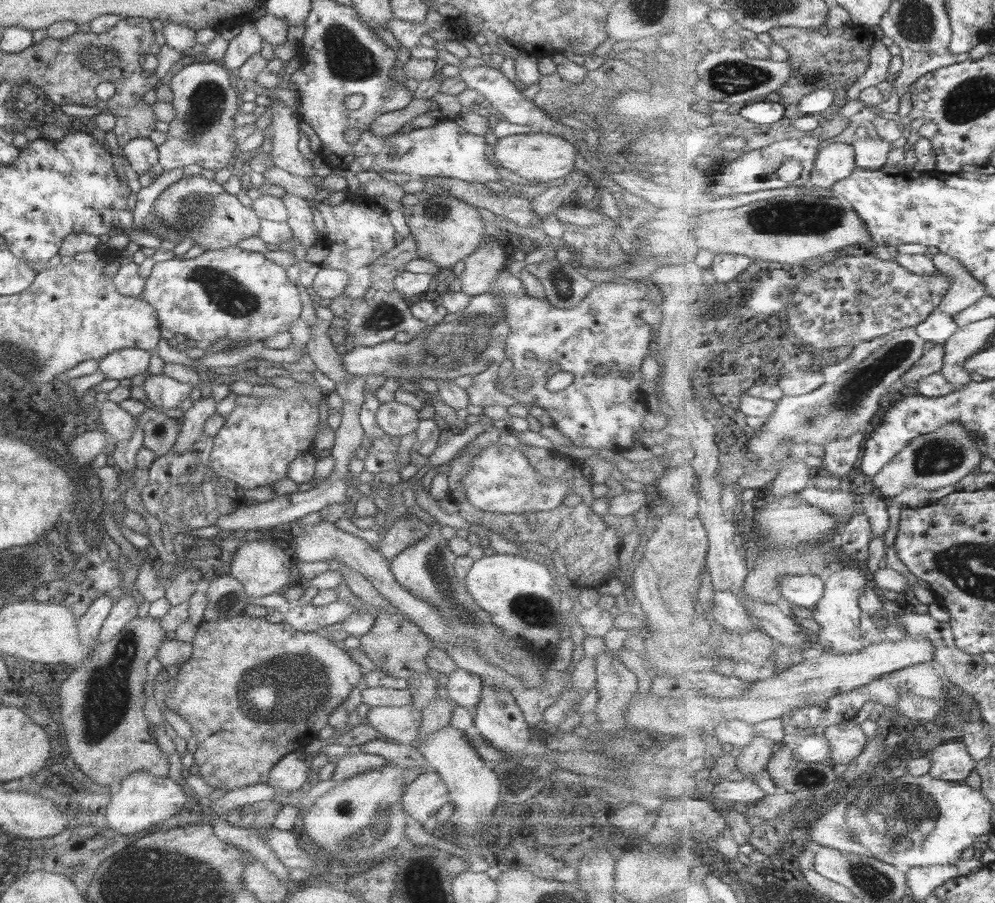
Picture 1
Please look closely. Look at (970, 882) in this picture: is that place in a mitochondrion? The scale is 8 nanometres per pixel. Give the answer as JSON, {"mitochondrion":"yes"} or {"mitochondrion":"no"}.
{"mitochondrion":"no"}

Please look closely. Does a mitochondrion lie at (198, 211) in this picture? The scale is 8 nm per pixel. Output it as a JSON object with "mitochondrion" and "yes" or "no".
{"mitochondrion":"yes"}

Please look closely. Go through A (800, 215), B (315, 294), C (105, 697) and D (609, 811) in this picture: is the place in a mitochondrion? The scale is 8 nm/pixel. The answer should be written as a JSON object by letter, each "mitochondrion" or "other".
{"A":"mitochondrion","B":"other","C":"mitochondrion","D":"other"}

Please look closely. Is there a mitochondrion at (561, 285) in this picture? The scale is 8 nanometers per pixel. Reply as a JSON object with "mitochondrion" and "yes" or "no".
{"mitochondrion":"yes"}

